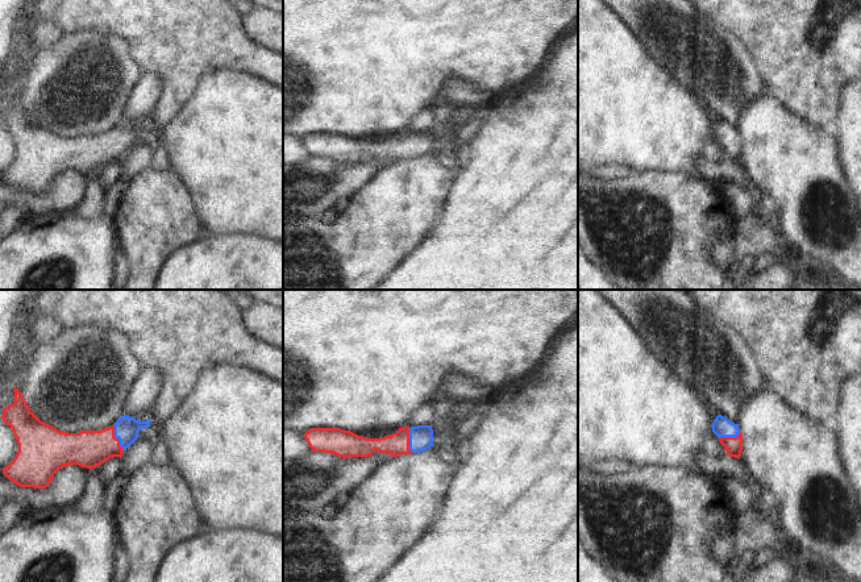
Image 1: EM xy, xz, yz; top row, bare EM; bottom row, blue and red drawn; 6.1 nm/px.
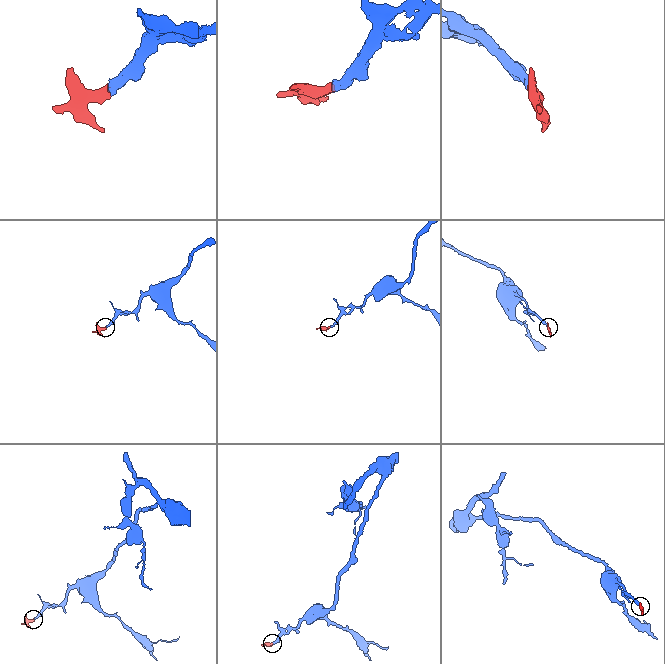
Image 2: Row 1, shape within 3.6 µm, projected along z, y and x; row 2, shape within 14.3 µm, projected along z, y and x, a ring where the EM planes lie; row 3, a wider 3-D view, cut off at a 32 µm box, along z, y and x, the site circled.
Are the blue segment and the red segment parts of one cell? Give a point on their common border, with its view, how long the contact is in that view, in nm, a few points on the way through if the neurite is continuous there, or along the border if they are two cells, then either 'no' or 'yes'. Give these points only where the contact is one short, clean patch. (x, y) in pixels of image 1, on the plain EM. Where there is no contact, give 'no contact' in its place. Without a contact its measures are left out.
meets blue in yz at (730, 141); contact 150 nm long; runs through yz (722, 132), (730, 141), (733, 150); yes

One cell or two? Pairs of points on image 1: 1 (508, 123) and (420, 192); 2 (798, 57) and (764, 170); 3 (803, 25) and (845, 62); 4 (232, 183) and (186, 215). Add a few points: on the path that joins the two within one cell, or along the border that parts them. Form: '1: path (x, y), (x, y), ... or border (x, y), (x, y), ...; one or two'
1: border (454, 175), (452, 182); two
2: border (770, 95), (810, 121); two
3: path (803, 40), (820, 54), (831, 54); one
4: border (182, 181), (190, 191), (204, 232); two

